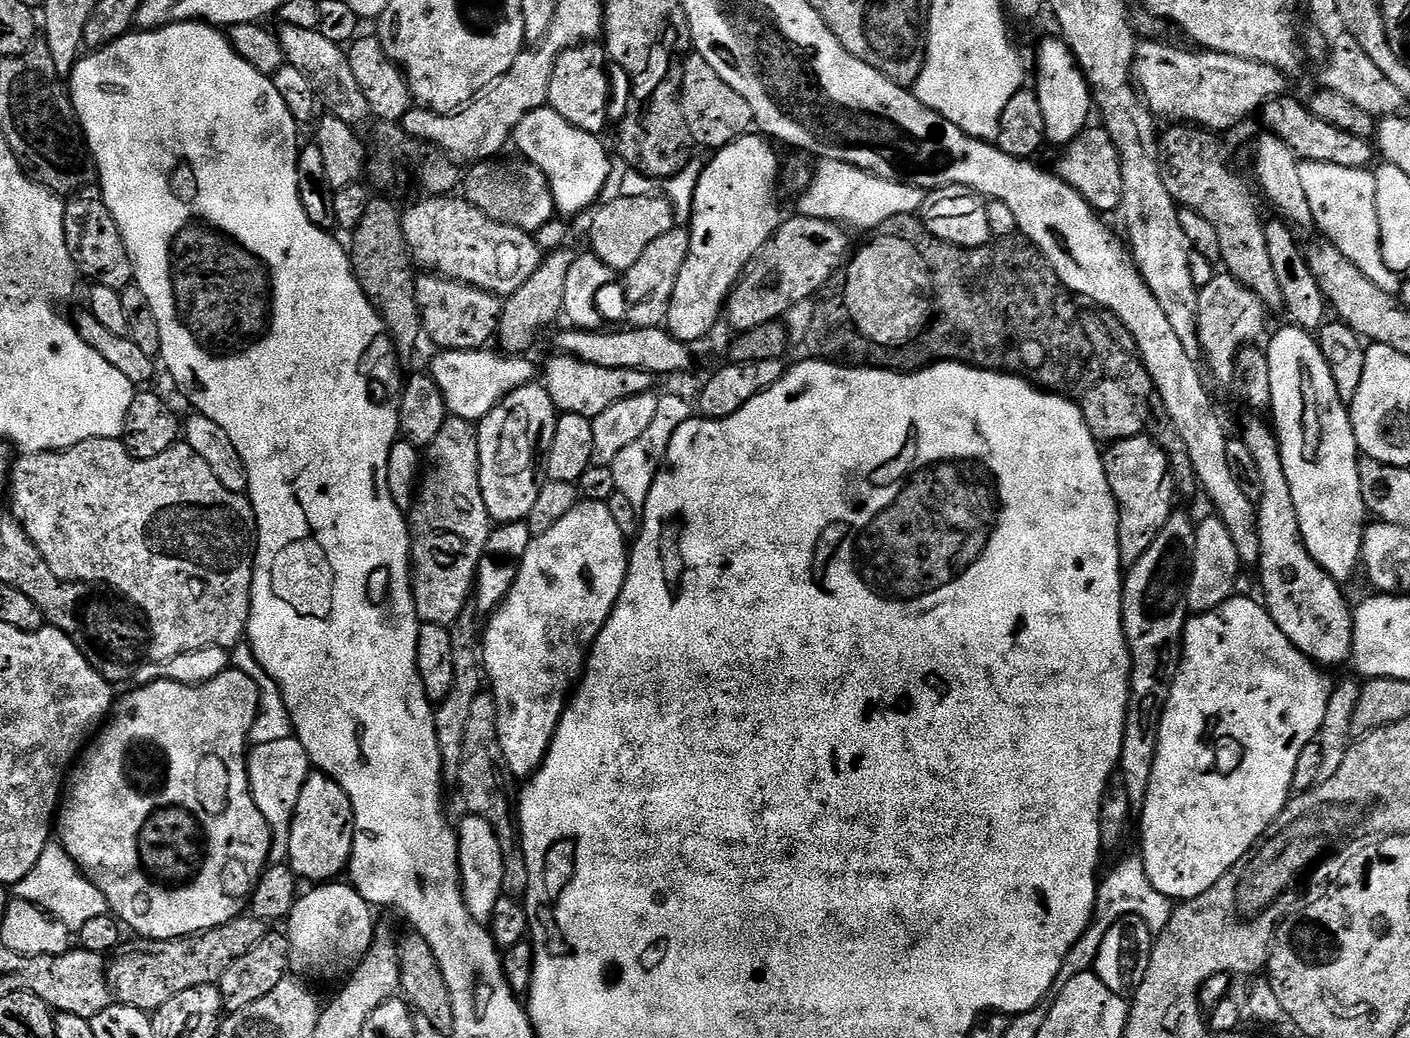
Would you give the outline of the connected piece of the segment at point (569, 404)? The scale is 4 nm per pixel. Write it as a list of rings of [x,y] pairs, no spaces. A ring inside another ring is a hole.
[[[553,355],[549,358],[548,365],[542,368],[542,383],[547,388],[557,413],[569,412],[595,418],[602,414],[602,410],[610,410],[614,402],[622,402],[626,398],[634,398],[643,392],[653,391],[654,376],[642,370],[604,369],[602,366],[582,361],[576,356]]]

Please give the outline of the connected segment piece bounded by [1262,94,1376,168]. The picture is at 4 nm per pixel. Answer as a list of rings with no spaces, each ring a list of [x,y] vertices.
[[[1292,94],[1279,96],[1277,100],[1269,100],[1262,109],[1263,116],[1263,127],[1275,134],[1282,142],[1286,142],[1286,146],[1290,146],[1290,150],[1296,153],[1301,161],[1313,160],[1347,168],[1365,168],[1371,165],[1373,156],[1374,158],[1376,156],[1371,141],[1330,126],[1330,122],[1322,122],[1322,118],[1313,114],[1307,103],[1299,104]]]

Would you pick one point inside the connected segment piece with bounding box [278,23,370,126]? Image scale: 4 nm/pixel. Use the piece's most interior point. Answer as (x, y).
(325, 64)

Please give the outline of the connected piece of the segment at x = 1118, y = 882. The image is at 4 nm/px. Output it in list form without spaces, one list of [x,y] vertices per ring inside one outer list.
[[[1139,855],[1122,861],[1105,880],[1103,877],[1099,881],[1092,921],[1088,923],[1088,928],[1082,934],[1082,938],[1078,938],[1078,942],[1074,942],[1070,954],[1066,954],[1066,958],[1062,962],[1062,970],[1056,979],[1056,988],[1064,988],[1066,982],[1070,982],[1070,978],[1074,978],[1078,974],[1093,971],[1096,955],[1102,946],[1102,938],[1106,938],[1108,931],[1121,923],[1120,919],[1123,916],[1137,916],[1138,919],[1145,920],[1152,934],[1158,934],[1168,924],[1173,907],[1173,901],[1163,896],[1158,890],[1154,890],[1144,869],[1144,861]]]

